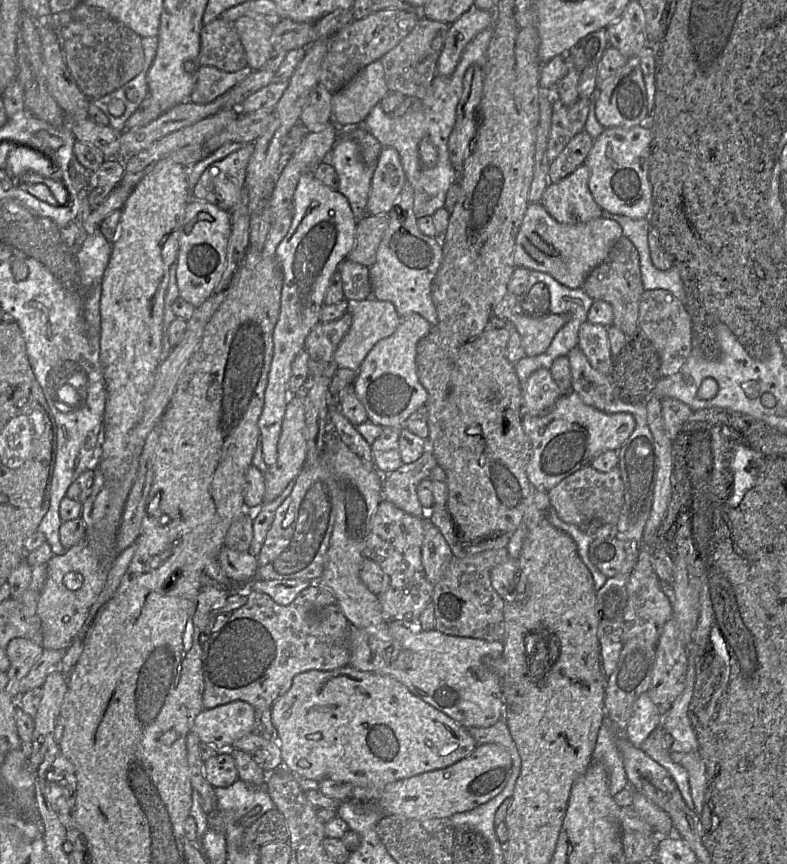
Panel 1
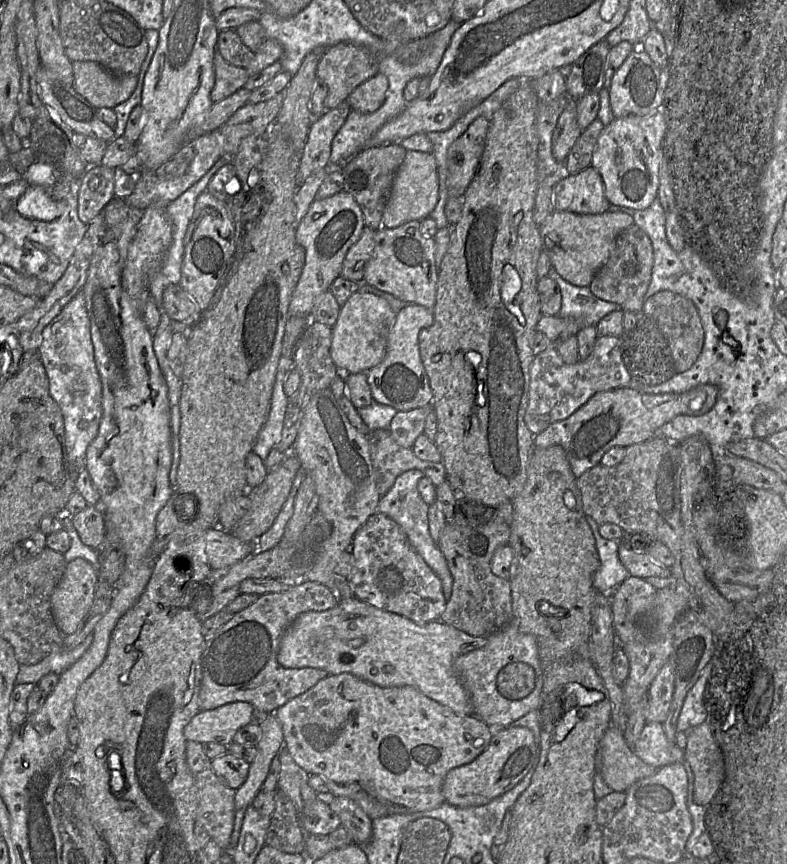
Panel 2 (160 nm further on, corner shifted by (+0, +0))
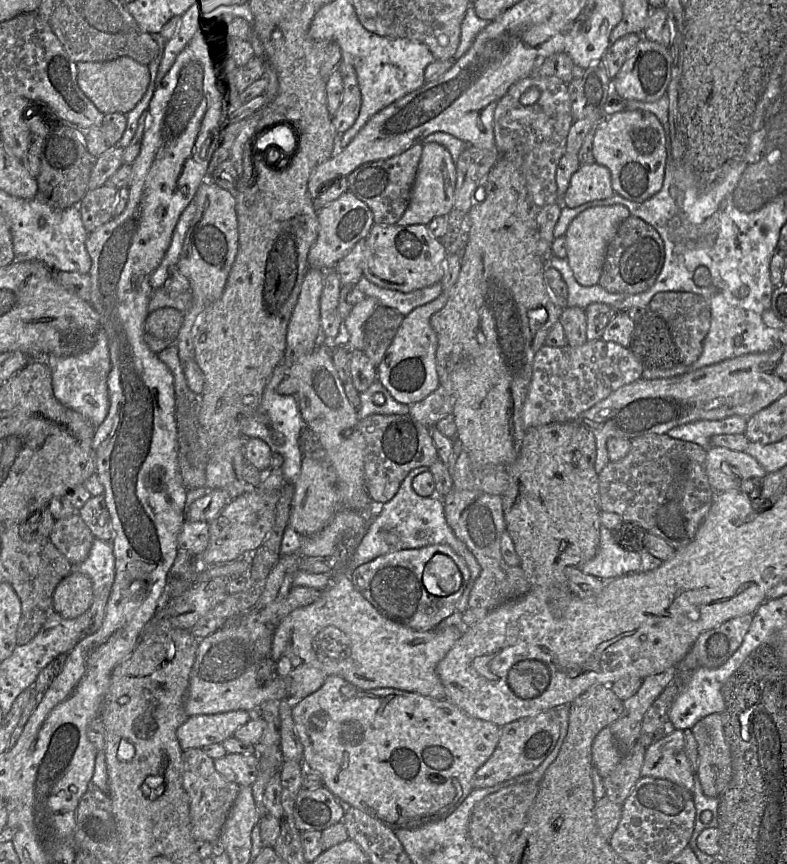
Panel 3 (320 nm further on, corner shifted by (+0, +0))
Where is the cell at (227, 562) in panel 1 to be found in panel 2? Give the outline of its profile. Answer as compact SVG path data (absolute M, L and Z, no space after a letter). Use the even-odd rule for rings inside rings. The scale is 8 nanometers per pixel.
M219 526L203 534L204 553L212 570L232 565L253 553L253 544L236 538Z

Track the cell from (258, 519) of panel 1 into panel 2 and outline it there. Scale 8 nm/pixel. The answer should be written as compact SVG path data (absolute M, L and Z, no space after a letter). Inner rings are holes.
M299 470L293 480L290 493L280 513L272 526L263 533L253 544L253 551L256 553L265 552L276 546L284 535L286 525L293 515L295 497L304 478L304 470Z

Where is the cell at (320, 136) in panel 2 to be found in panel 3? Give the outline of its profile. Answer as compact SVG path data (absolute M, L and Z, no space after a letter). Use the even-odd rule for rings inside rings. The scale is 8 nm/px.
M343 55L338 66L343 79L343 95L332 125L338 136L350 128L357 119L361 107L361 92L351 55Z

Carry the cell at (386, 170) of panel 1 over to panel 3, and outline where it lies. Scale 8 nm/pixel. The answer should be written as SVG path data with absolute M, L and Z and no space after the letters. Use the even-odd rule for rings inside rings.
M436 142L423 144L409 204L397 225L428 225L435 217L447 216L454 209L456 165L450 152Z

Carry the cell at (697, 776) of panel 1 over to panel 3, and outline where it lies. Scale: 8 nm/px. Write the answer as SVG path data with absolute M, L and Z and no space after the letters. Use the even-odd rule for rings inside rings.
M721 713L705 716L690 730L697 742L695 772L702 792L707 797L719 799L732 779L732 758Z

